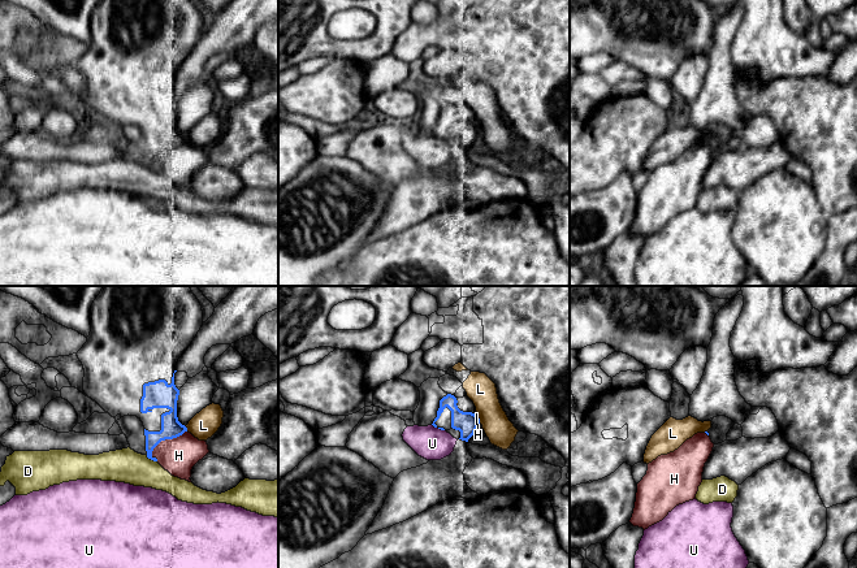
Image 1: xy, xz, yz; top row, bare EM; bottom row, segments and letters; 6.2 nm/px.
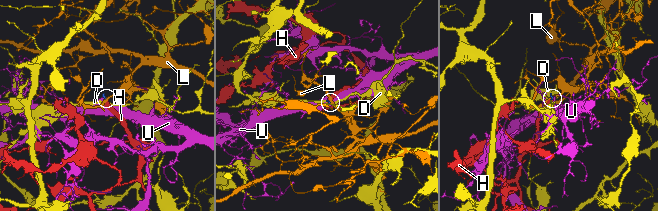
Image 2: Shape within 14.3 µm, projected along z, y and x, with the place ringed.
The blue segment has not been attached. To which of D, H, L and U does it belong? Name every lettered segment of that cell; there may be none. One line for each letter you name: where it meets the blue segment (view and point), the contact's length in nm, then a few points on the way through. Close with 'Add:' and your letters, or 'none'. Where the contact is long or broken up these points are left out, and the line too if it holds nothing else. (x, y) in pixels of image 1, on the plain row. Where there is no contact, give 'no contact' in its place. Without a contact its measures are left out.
H: contact xy (165, 147); length 280 nm
Add: H

